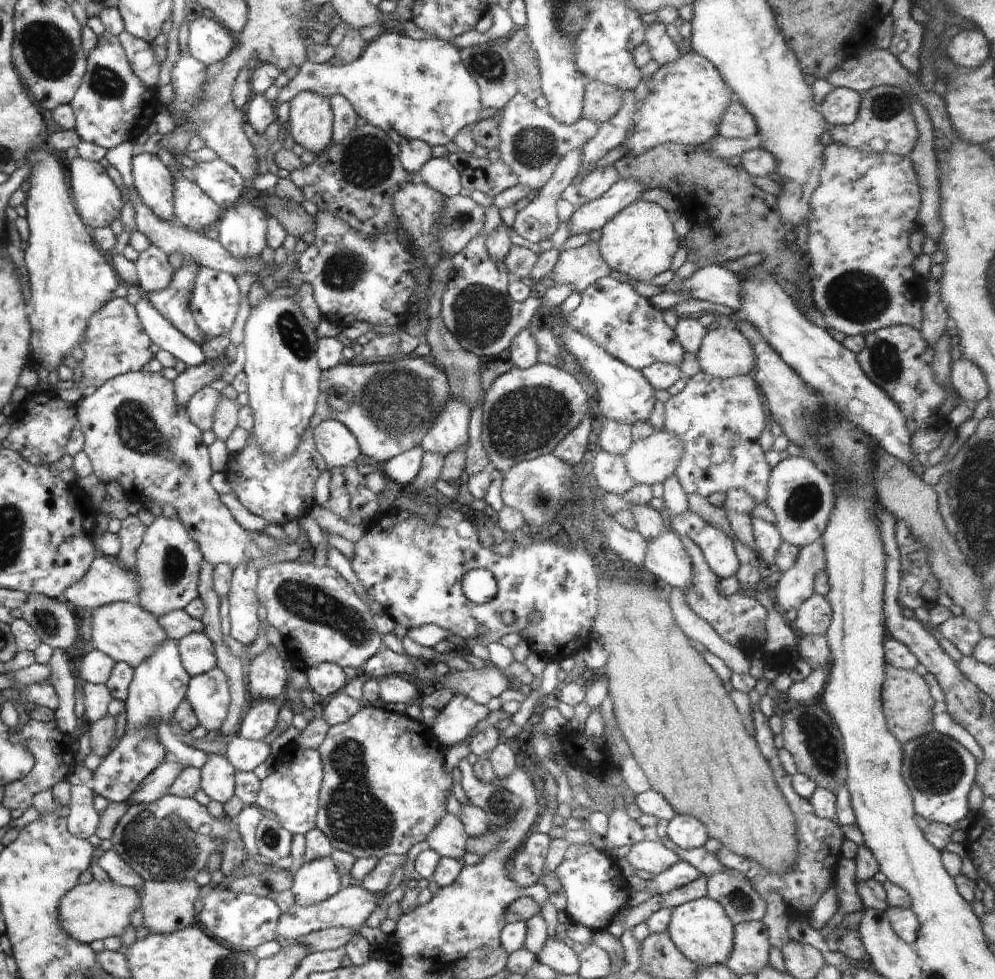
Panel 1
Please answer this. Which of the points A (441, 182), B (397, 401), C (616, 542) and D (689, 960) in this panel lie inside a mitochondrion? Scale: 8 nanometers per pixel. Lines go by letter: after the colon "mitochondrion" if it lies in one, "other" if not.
A: other
B: mitochondrion
C: other
D: other

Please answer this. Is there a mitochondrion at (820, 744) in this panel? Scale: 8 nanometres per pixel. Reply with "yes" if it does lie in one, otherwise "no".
yes

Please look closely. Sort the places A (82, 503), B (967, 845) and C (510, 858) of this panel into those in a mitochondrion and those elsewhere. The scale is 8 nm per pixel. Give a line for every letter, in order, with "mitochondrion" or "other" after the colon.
A: other
B: other
C: other

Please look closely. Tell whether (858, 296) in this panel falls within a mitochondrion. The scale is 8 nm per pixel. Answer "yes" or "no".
yes

